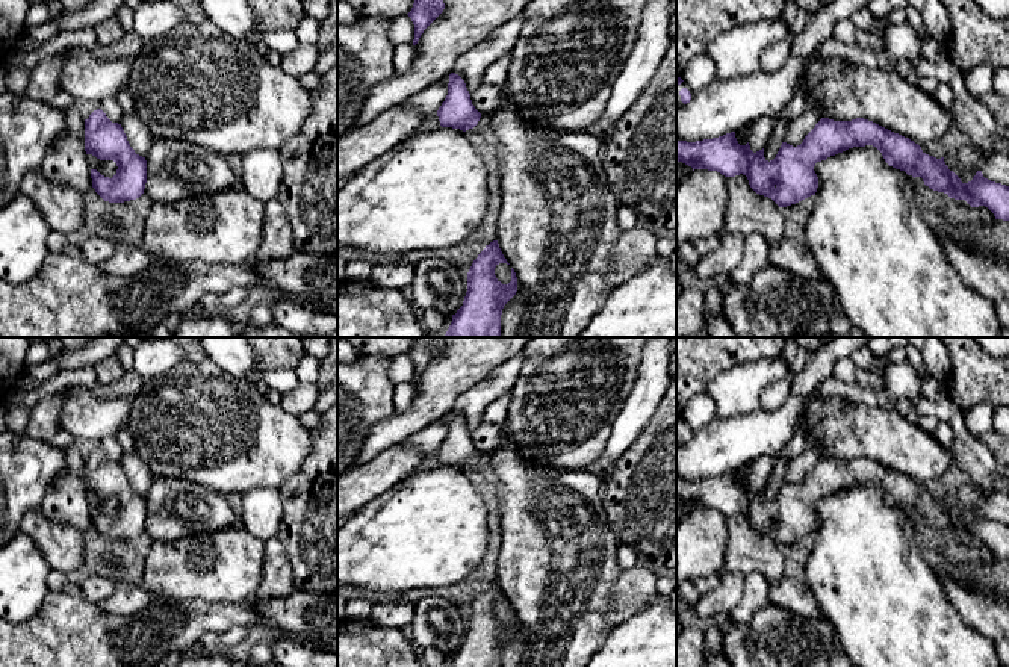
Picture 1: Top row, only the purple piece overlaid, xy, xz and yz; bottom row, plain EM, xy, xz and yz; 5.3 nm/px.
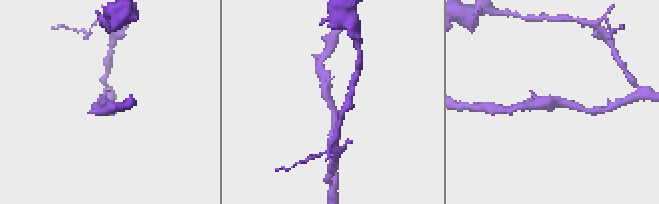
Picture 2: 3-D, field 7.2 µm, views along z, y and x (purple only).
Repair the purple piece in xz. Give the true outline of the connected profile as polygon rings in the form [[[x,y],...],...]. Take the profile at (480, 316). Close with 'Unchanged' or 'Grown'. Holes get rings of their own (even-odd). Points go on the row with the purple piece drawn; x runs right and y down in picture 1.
[[[493,240],[467,272],[467,292],[463,306],[452,315],[446,337],[501,337],[502,309],[517,292],[517,277],[511,268],[511,281],[502,284],[495,275],[499,263],[510,265]]]. Unchanged

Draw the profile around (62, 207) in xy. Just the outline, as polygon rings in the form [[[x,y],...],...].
[[[41,171],[24,175],[20,195],[35,203],[53,231],[68,236],[85,224],[82,194],[70,186],[51,183]]]

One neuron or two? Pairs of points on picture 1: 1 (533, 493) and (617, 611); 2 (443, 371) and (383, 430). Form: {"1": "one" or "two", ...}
{"1": "two", "2": "one"}

